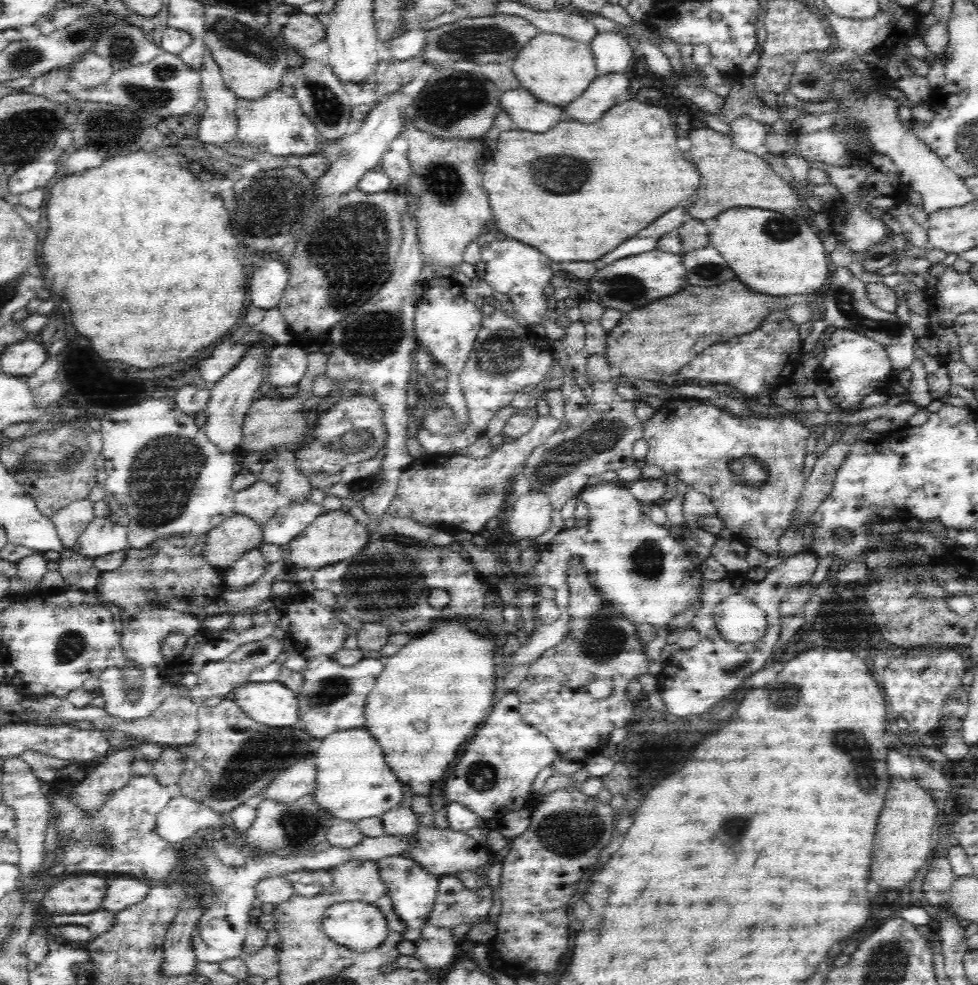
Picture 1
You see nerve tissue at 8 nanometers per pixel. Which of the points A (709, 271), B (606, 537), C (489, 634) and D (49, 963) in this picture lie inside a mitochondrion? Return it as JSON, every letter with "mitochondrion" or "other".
{"A":"mitochondrion","B":"other","C":"other","D":"other"}

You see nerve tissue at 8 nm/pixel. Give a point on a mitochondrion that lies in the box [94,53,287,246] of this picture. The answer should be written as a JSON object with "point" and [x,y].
{"point":[157,92]}

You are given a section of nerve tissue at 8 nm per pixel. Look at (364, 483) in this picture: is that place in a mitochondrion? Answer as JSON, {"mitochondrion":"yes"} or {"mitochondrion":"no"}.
{"mitochondrion":"yes"}

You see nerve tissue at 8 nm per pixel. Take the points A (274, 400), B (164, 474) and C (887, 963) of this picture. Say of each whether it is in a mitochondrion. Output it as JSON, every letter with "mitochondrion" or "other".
{"A":"other","B":"mitochondrion","C":"mitochondrion"}

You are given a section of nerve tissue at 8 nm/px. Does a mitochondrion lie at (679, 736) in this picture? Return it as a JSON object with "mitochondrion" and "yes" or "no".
{"mitochondrion":"no"}

